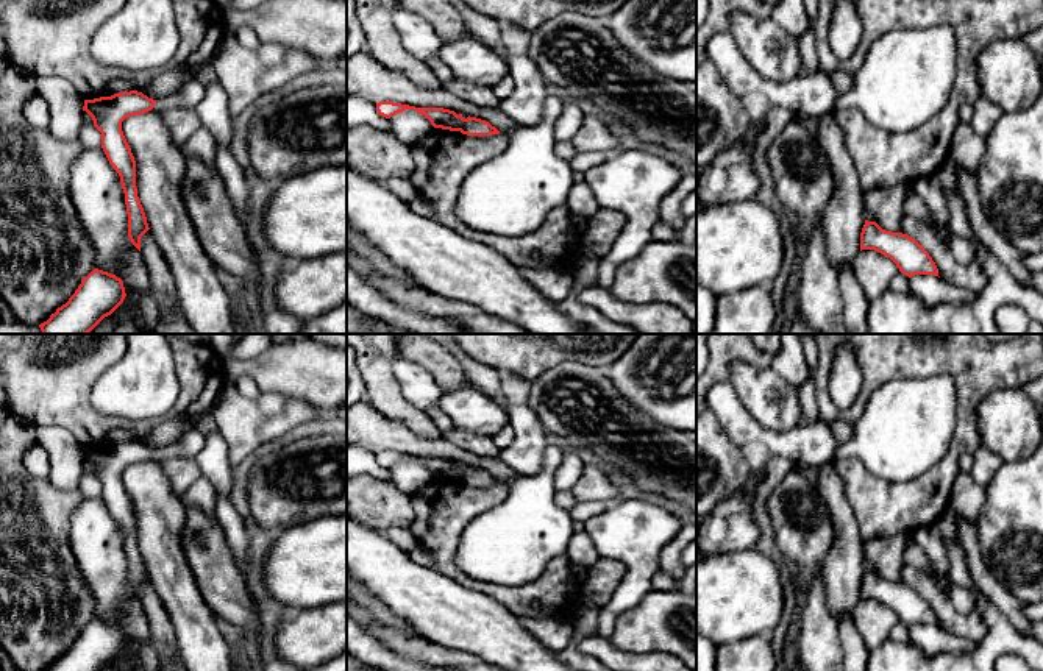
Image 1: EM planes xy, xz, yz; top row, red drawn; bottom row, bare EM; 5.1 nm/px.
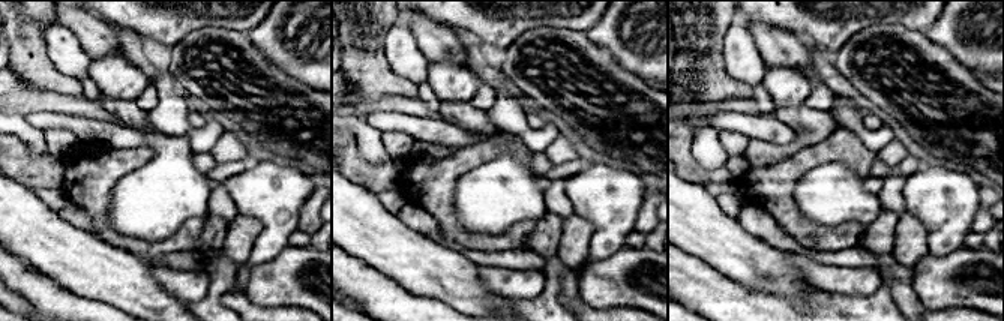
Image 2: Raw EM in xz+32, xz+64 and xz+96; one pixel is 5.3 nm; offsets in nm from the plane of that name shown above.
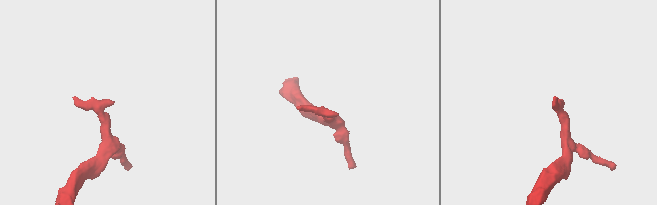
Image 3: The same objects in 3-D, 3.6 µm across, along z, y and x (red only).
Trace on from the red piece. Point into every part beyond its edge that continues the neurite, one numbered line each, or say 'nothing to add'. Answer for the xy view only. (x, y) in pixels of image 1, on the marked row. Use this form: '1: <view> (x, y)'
1: xy (191, 92)

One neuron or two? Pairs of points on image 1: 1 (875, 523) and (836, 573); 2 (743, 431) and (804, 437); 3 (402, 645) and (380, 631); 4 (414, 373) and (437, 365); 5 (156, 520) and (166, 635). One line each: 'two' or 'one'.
1: two
2: one
3: one
4: two
5: two

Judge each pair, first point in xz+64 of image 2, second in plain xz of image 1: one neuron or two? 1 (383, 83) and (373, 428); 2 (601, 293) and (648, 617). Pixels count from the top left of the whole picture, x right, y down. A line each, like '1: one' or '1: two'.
1: two
2: one

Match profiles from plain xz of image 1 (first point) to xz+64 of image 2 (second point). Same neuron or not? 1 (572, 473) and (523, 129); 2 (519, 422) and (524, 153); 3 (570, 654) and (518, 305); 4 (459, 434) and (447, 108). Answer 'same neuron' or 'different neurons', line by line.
1: same neuron
2: different neurons
3: same neuron
4: same neuron

